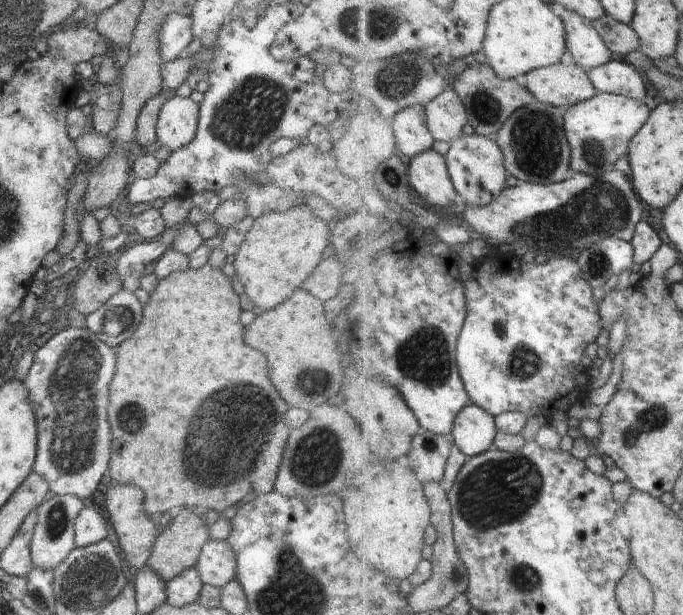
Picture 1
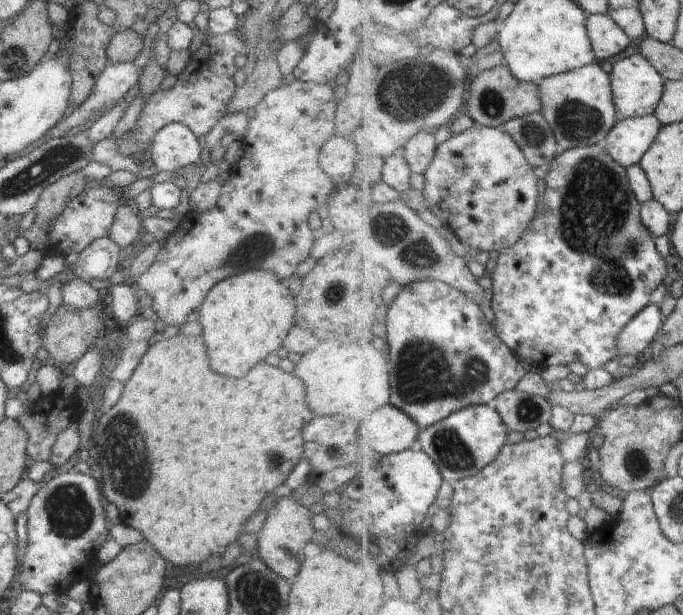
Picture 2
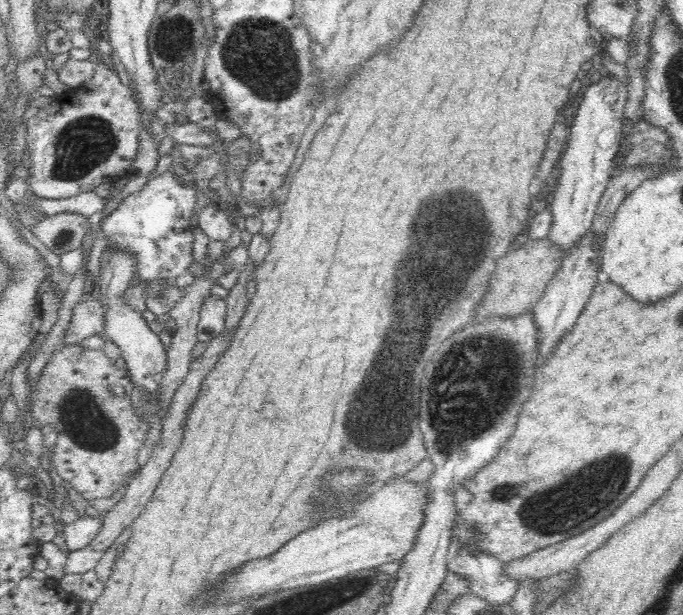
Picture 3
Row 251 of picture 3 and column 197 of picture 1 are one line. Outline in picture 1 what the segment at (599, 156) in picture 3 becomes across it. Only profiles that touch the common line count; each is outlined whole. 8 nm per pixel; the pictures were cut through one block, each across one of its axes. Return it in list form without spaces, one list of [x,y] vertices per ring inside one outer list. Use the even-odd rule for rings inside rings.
[[[212,540],[202,547],[196,570],[203,584],[210,584],[220,589],[237,578],[237,562],[234,550],[227,540]]]

